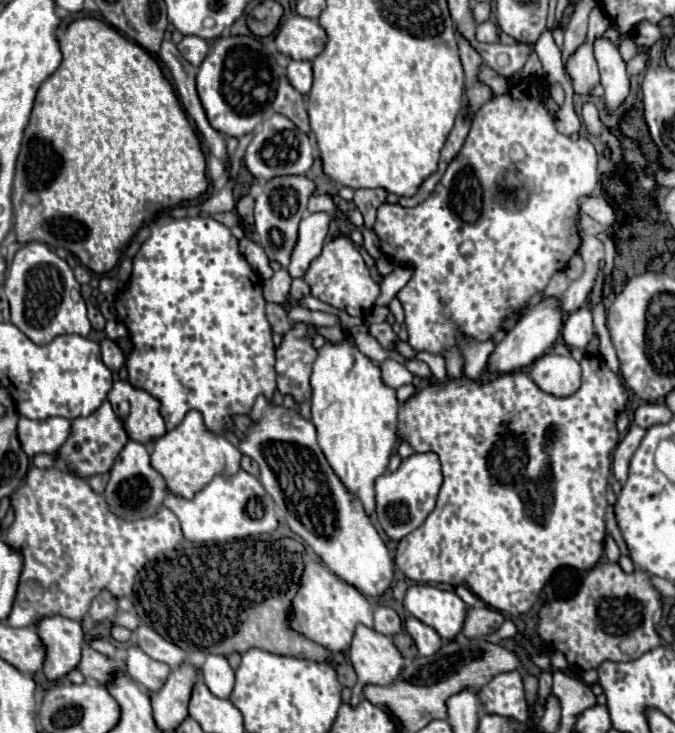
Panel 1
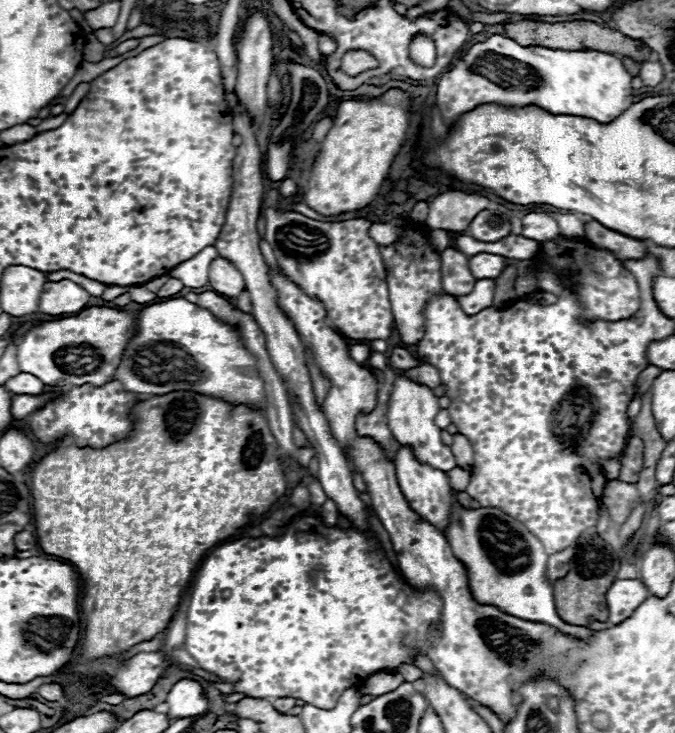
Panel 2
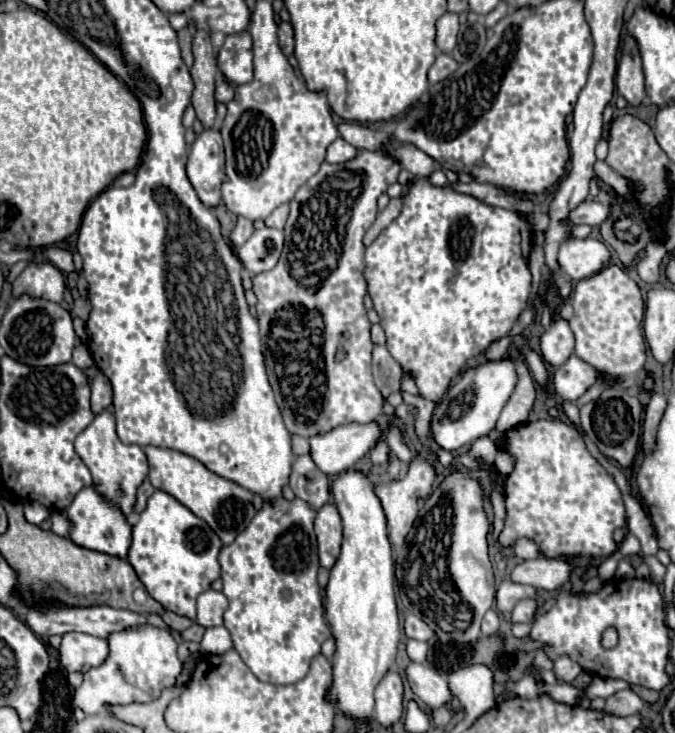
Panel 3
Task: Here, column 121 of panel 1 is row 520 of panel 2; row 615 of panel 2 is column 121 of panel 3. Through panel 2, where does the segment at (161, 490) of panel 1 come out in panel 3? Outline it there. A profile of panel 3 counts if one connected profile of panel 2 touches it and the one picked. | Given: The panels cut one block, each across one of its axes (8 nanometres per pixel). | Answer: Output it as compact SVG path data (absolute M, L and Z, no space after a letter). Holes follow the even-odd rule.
M88 486L82 492L78 492L78 496L68 508L68 520L70 520L70 540L74 544L110 556L126 558L132 542L132 526L128 522L128 516L102 492L98 492L96 486Z

